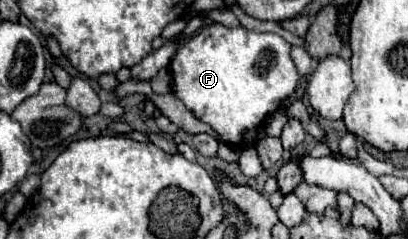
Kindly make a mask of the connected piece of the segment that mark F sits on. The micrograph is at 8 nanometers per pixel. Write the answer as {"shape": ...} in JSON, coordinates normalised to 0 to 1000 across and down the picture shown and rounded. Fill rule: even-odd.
{"shape":[[[522,96],[512,113],[488,121],[434,205],[419,255],[424,389],[488,506],[517,523],[537,556],[542,590],[581,607],[605,548],[640,531],[650,498],[669,481],[684,456],[684,439],[723,381],[733,305],[713,255],[708,213],[713,188],[679,138],[625,138],[596,113],[561,121],[542,96]]]}

